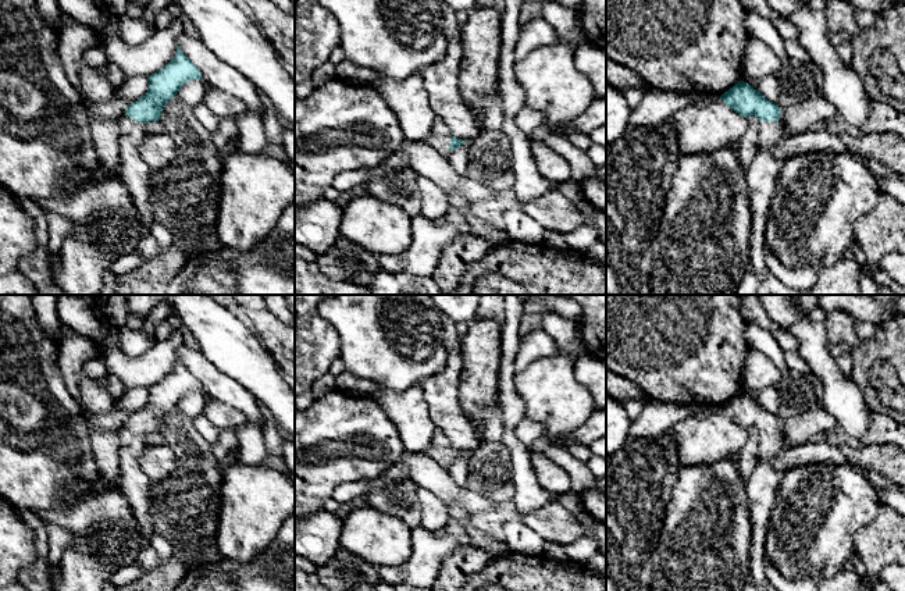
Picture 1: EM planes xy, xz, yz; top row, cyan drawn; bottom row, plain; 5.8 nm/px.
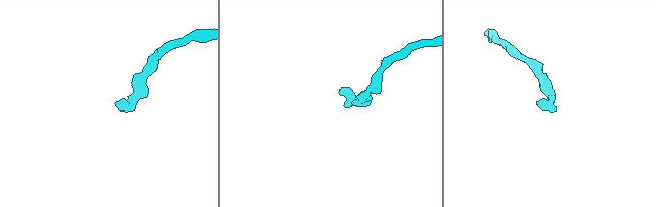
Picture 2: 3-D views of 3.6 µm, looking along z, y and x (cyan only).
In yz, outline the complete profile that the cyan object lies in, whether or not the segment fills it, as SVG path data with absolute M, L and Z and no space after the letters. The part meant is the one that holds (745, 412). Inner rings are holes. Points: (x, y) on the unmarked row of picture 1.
M744 392L735 395L720 409L726 417L740 427L755 427L759 431L756 463L745 485L752 521L751 578L758 591L762 591L767 581L765 576L767 566L765 551L766 530L781 477L772 464L772 460L781 449L781 439L777 435L781 421L778 416L767 412L759 402Z

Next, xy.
M177 357L175 369L160 382L152 385L145 407L131 414L120 432L120 477L118 488L132 508L142 544L147 547L154 535L150 519L150 480L139 467L139 458L146 448L143 437L158 432L163 419L189 392L202 389L199 380Z

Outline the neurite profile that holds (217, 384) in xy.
M182 341L177 357L199 380L202 389L224 405L239 412L239 421L257 423L261 419L257 400L243 385L217 369L200 349L193 349Z

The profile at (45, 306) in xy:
M31 295L31 300L42 328L56 341L60 325L57 295Z

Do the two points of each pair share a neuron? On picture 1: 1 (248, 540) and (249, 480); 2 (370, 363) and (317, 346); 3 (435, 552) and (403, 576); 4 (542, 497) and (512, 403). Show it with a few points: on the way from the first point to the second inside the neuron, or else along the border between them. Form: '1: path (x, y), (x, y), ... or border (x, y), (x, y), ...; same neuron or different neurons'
1: path (248, 524), (249, 495); same neuron
2: border (327, 323), (338, 335), (339, 358); different neurons
3: path (427, 558), (412, 570); same neuron
4: path (523, 473), (519, 451), (509, 440), (509, 427); same neuron

